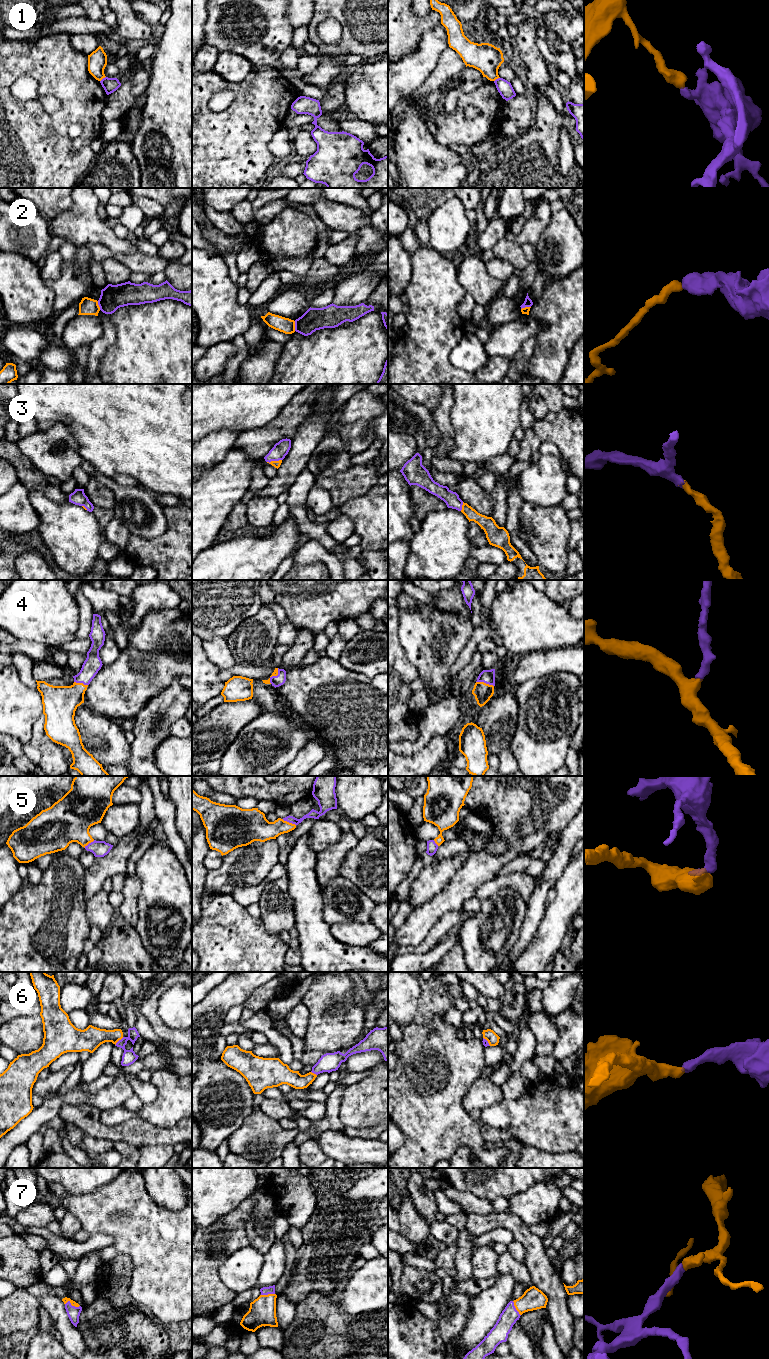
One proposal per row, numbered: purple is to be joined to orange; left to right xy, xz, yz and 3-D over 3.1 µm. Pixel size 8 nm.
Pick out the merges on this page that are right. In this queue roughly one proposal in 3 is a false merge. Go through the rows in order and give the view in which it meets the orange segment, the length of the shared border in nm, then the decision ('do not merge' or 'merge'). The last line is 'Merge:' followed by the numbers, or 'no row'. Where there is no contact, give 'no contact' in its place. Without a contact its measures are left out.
1: contact in xy; length 60 nm; do not merge
2: contact in xz; length 80 nm; do not merge
3: contact in xz; length 120 nm; merge
4: contact in yz; length 150 nm; merge
5: contact in xz; length 120 nm; merge
6: contact in xy; length 100 nm; merge
7: contact in xy; length 120 nm; merge
Merge: 3, 4, 5, 6, 7

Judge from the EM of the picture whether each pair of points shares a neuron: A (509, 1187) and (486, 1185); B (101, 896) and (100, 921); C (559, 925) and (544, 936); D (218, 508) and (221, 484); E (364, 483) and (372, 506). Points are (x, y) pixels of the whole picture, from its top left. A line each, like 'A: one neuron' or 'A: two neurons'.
A: one neuron
B: one neuron
C: one neuron
D: one neuron
E: two neurons

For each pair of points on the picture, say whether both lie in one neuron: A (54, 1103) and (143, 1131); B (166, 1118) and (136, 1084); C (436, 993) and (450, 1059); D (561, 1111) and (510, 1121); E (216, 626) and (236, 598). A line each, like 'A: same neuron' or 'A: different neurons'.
A: different neurons
B: different neurons
C: different neurons
D: same neuron
E: same neuron

